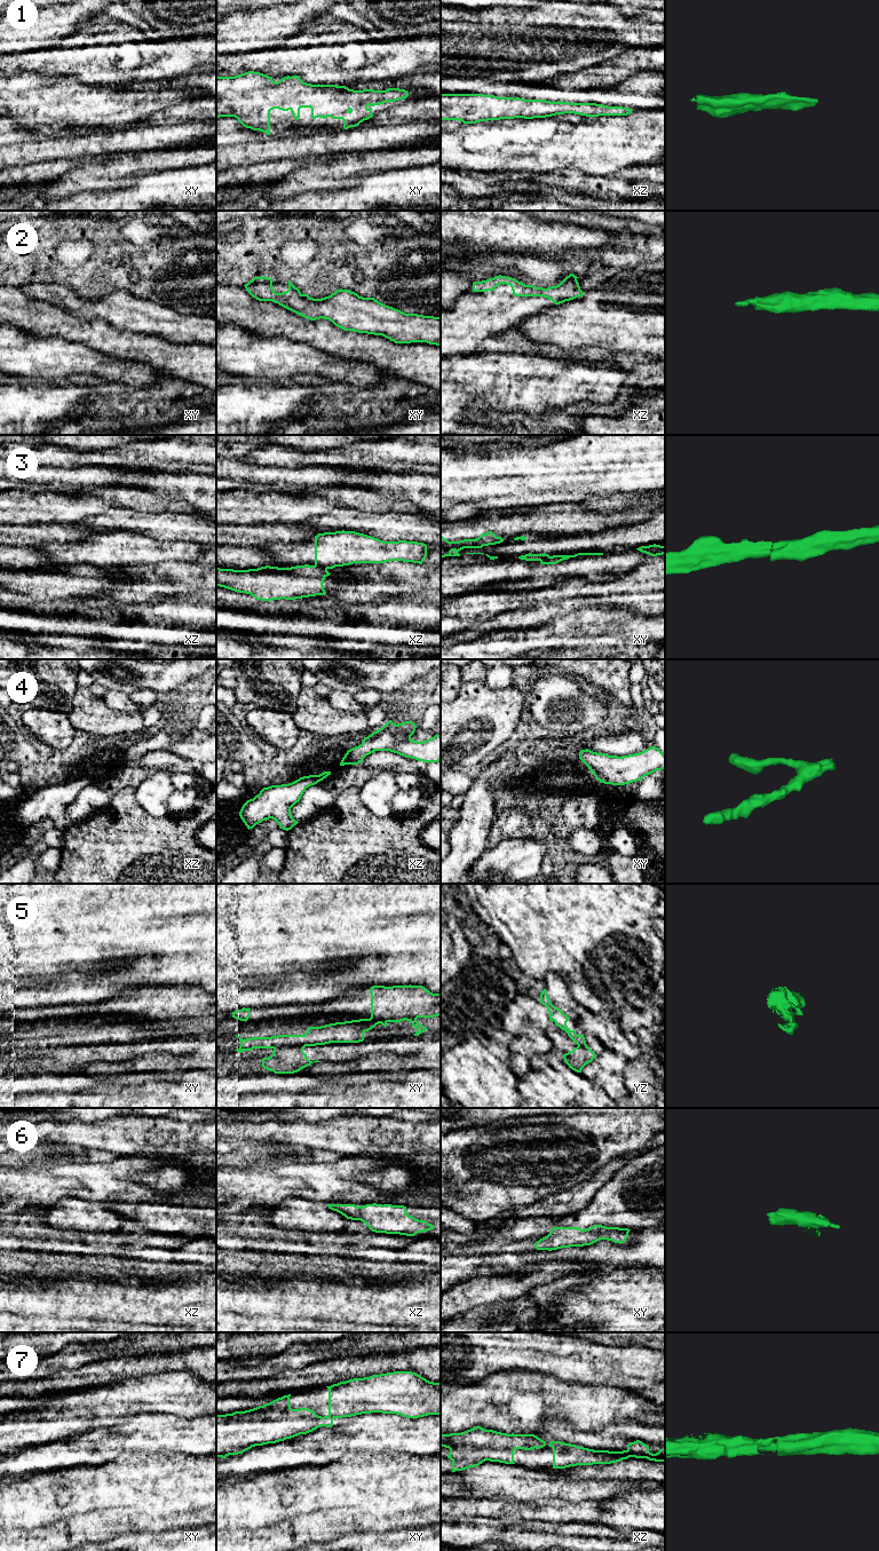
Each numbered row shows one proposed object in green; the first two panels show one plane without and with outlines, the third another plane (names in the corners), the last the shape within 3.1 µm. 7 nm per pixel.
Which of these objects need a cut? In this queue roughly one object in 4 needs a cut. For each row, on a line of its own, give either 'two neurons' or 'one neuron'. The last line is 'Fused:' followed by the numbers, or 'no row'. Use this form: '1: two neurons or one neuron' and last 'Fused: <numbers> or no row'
1: one neuron
2: one neuron
3: two neurons
4: one neuron
5: two neurons
6: one neuron
7: one neuron
Fused: 3, 5

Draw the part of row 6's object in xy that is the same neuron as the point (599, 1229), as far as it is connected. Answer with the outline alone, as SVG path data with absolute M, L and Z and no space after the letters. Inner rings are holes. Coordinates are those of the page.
M594 1225L591 1228L553 1227L549 1234L534 1243L537 1250L557 1250L570 1247L591 1245L600 1240L624 1243L631 1229Z

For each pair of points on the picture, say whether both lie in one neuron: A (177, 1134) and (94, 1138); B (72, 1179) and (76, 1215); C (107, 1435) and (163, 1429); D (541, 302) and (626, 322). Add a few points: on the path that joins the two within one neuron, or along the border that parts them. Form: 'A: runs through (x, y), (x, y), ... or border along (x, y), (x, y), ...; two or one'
A: runs through (157, 1136), (115, 1138); one
B: border along (101, 1203), (78, 1199), (60, 1199), (48, 1205); two
C: runs through (120, 1439), (137, 1439), (149, 1431); one
D: border along (554, 303), (528, 315); two

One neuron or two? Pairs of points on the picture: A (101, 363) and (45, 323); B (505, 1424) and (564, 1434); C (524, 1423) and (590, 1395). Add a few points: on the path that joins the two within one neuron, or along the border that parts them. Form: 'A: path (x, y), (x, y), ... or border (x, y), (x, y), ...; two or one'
A: border (44, 337), (63, 337), (95, 350); two
B: border (559, 1415), (548, 1418), (532, 1433); two
C: path (540, 1409), (573, 1409); one

